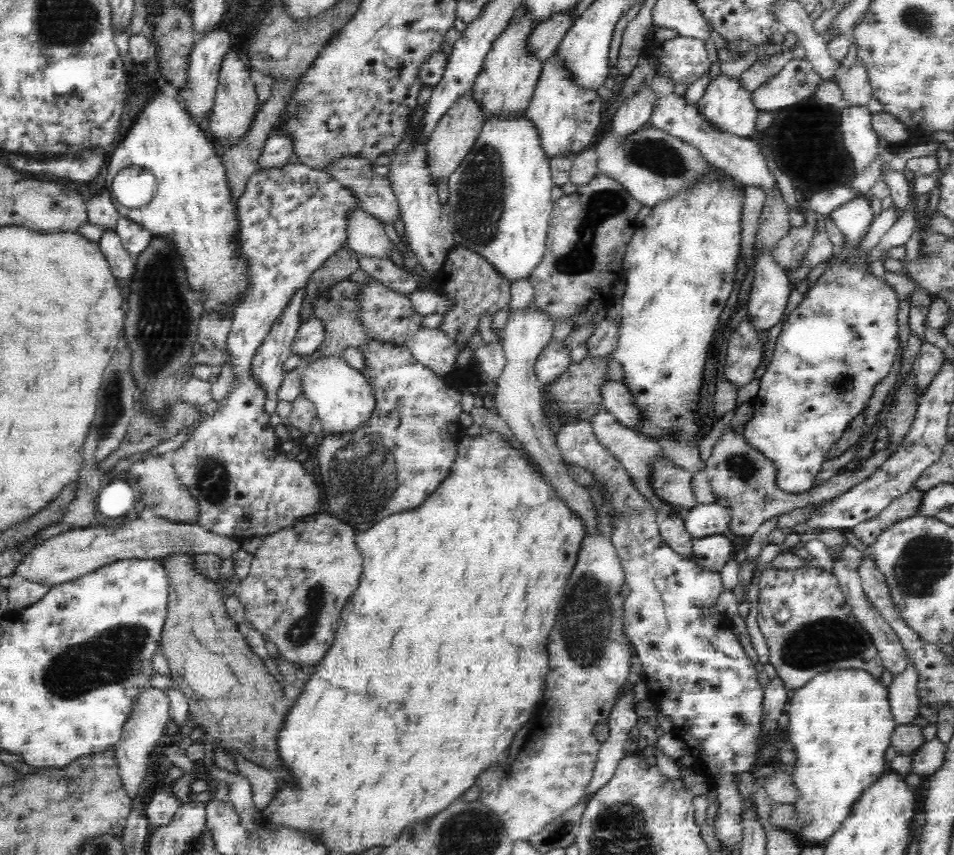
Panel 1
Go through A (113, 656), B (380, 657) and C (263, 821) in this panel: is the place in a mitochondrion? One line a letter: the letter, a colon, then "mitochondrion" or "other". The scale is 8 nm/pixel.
A: mitochondrion
B: other
C: other

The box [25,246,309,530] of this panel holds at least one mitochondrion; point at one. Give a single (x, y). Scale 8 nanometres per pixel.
(154, 364)

